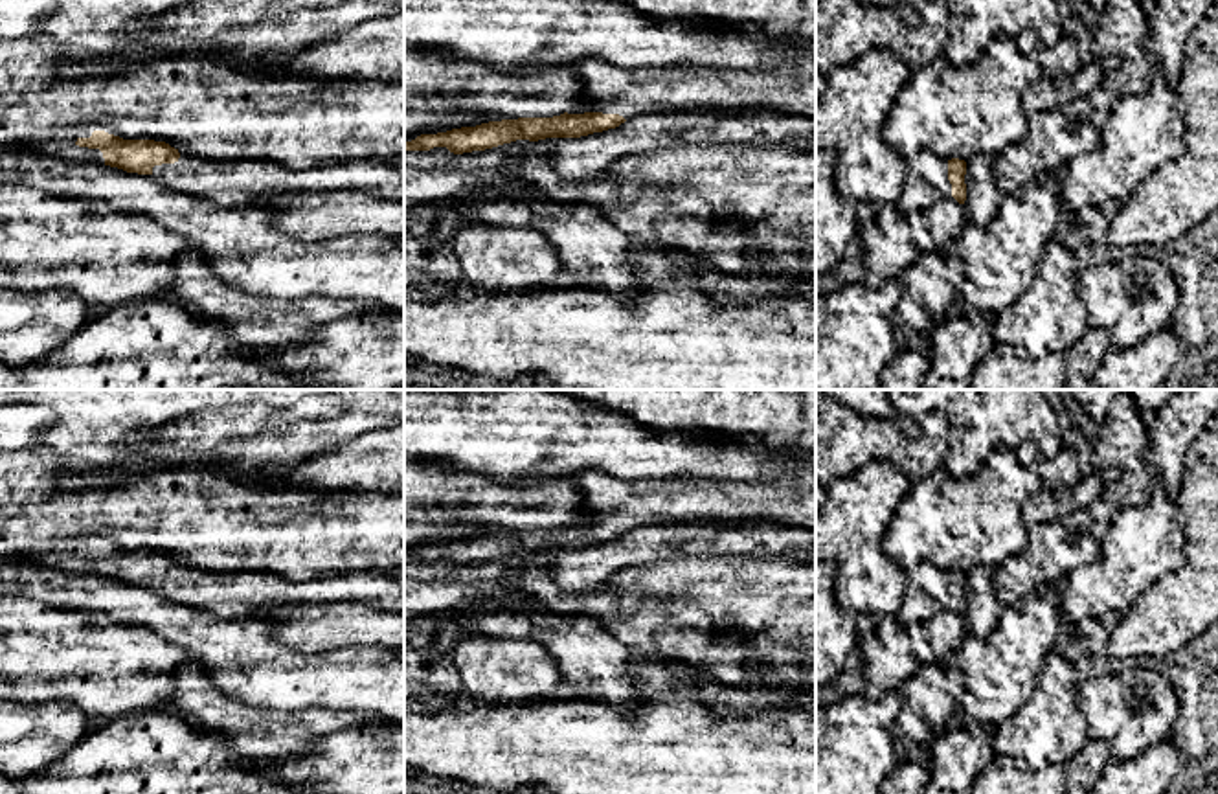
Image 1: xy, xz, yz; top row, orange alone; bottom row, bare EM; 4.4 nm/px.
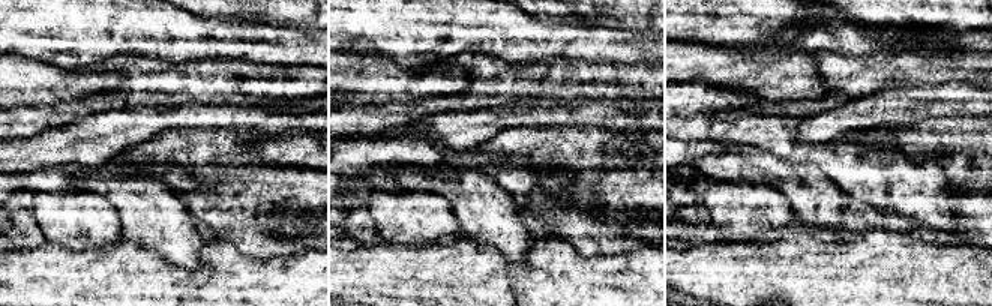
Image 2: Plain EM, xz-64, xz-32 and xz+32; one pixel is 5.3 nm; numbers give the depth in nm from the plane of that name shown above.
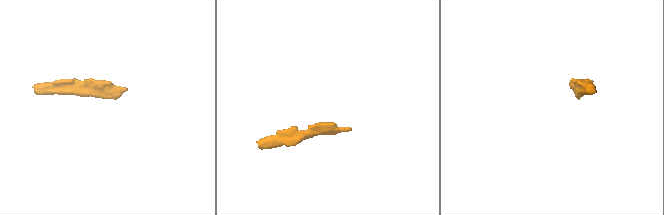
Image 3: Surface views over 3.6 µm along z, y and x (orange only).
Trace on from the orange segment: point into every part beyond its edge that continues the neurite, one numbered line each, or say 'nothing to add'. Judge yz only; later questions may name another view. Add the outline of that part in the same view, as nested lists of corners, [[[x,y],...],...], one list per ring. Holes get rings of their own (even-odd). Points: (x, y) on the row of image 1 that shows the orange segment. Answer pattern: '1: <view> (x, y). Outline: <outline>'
1: yz (926, 182). Outline: [[[922,149],[906,158],[908,176],[897,208],[902,213],[926,211],[935,202],[952,197],[952,184],[948,180],[948,160]]]

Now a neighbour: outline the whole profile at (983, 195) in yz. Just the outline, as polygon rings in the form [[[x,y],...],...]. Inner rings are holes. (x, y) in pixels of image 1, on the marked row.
[[[974,154],[966,160],[966,200],[963,204],[964,221],[979,226],[988,224],[999,210],[1005,197],[1001,191],[996,173],[994,156]]]

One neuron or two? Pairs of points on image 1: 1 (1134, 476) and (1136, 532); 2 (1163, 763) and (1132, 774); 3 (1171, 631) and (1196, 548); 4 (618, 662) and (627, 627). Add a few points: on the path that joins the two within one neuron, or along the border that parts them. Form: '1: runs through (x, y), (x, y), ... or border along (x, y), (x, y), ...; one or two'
1: border along (1152, 484), (1152, 493), (1145, 502), (1117, 508); two
2: runs through (1156, 769), (1150, 774), (1139, 774); one
3: runs through (1176, 611), (1196, 590), (1196, 568); one
4: border along (590, 614), (597, 616), (631, 649); two

